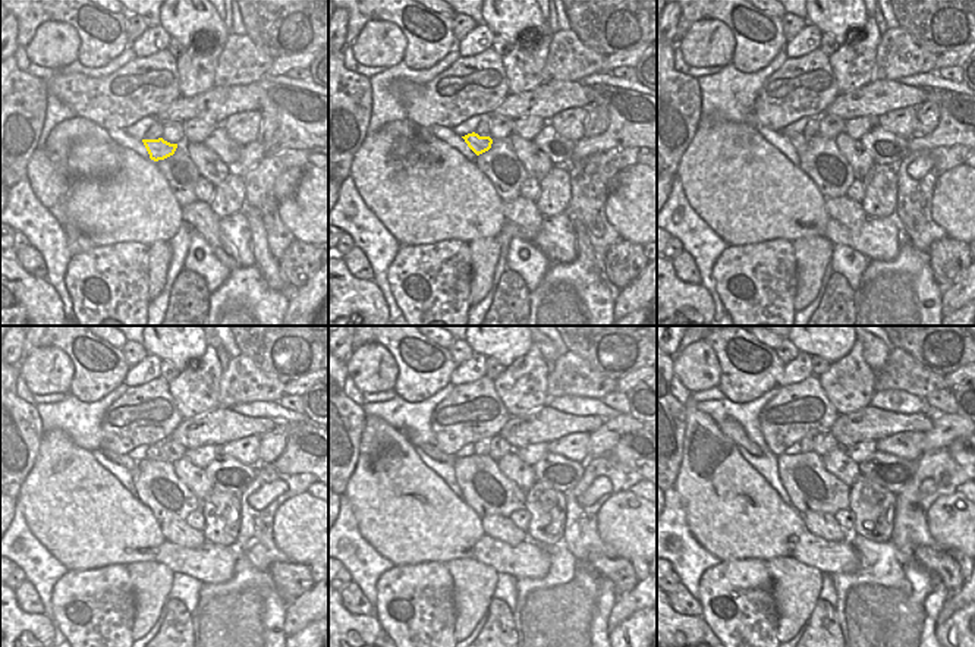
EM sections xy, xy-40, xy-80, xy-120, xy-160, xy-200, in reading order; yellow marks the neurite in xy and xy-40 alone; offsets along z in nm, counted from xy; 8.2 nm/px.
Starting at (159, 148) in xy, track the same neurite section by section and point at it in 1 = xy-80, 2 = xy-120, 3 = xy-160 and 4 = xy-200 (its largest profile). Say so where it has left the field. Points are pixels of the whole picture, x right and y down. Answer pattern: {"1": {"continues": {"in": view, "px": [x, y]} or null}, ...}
{"1": {"continues": {"in": "xy-80", "px": [799, 141]}}, "2": {"continues": {"in": "xy-120", "px": [125, 461]}}, "3": {"continues": {"in": "xy-160", "px": [431, 451]}}, "4": {"continues": {"in": "xy-200", "px": [730, 427]}}}

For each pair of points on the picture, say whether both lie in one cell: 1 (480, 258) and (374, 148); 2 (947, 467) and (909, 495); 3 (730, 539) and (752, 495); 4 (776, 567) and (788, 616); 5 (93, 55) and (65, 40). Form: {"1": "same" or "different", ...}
{"1": "different", "2": "same", "3": "same", "4": "same", "5": "different"}

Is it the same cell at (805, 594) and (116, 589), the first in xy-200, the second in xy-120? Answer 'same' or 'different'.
different

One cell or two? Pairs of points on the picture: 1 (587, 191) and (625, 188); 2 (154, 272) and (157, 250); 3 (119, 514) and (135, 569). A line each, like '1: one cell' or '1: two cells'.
1: two cells
2: one cell
3: two cells

